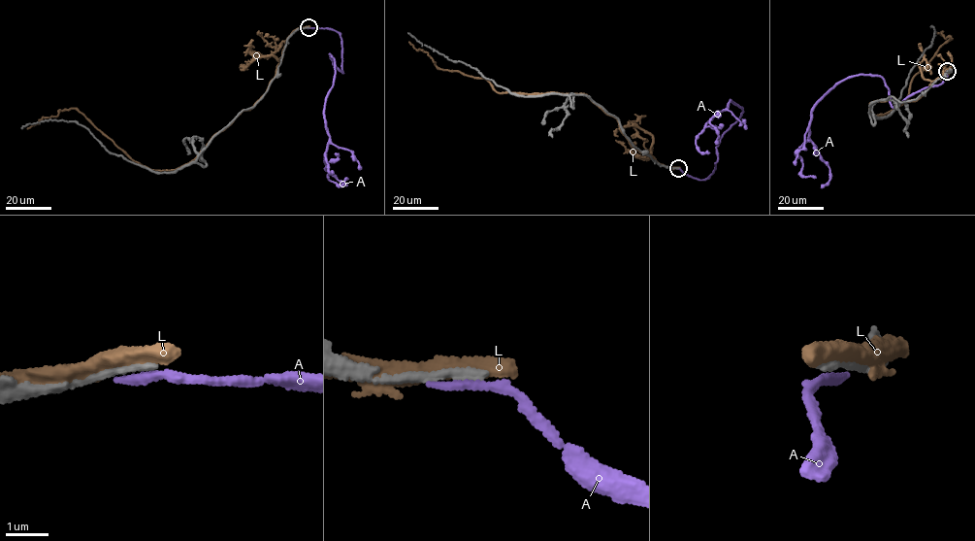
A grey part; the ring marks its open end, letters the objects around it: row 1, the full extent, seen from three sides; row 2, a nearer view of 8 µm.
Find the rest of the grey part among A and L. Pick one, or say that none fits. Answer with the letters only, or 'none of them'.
none of them

